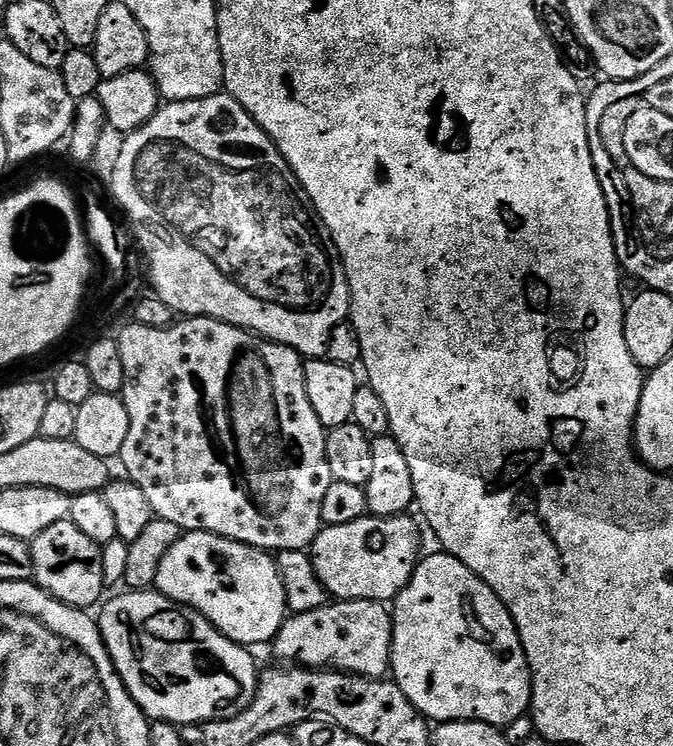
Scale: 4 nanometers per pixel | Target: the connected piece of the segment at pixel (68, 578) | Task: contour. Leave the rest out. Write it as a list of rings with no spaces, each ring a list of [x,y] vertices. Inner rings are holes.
[[[72,520],[54,522],[54,526],[42,530],[42,534],[34,537],[30,543],[34,558],[34,582],[42,591],[49,592],[55,600],[81,610],[95,609],[101,603],[100,595],[104,592],[101,545],[86,538],[86,534],[82,534],[82,530],[78,530]]]

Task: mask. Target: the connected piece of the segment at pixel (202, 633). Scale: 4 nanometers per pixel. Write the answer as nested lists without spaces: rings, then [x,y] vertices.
[[[124,590],[121,593],[99,609],[98,627],[115,675],[120,677],[130,699],[143,710],[145,717],[183,726],[234,718],[248,709],[256,697],[258,667],[245,645],[226,638],[198,610],[175,604],[159,590]]]

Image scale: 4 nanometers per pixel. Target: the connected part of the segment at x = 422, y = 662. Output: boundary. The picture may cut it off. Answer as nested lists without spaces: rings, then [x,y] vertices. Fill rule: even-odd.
[[[436,550],[433,556],[425,555],[416,565],[410,582],[396,595],[390,611],[392,614],[391,679],[402,690],[402,694],[406,694],[408,701],[429,721],[477,720],[483,724],[491,724],[493,728],[503,729],[518,718],[522,718],[531,709],[532,671],[528,668],[528,659],[524,653],[518,630],[514,626],[514,618],[510,614],[510,610],[506,610],[502,598],[498,598],[498,594],[494,594],[494,590],[490,590],[490,586],[486,586],[486,582],[482,582],[482,578],[478,578],[478,574],[474,574],[474,570],[470,570],[470,566],[458,562],[458,558],[454,558],[449,552],[443,550]]]

